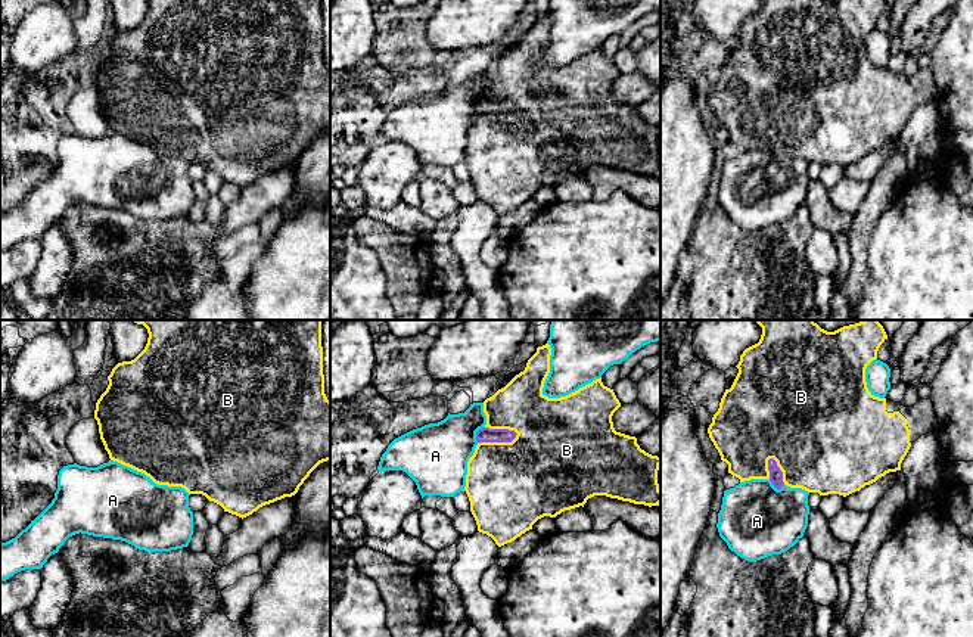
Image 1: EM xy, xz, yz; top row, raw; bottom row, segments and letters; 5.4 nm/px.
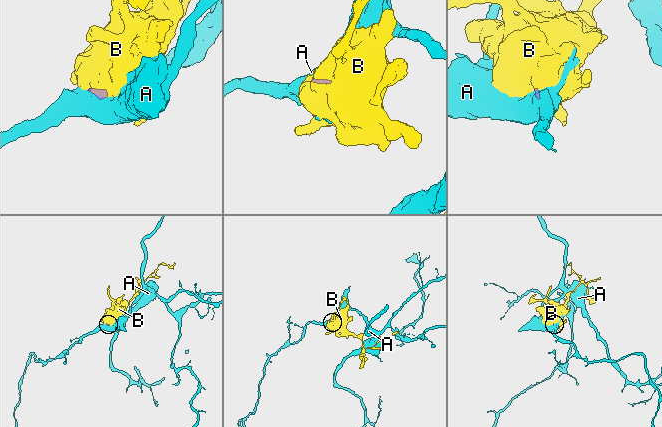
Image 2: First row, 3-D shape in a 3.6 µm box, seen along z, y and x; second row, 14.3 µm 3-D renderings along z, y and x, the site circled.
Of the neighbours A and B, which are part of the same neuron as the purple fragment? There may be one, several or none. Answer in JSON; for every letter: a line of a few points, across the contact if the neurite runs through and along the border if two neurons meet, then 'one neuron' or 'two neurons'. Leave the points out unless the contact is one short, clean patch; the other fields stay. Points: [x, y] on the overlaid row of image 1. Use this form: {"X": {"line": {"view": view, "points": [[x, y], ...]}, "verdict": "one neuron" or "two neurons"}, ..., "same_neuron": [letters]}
{"A": {"line": {"view": "xz", "points": [[484, 426], [476, 432], [478, 443]]}, "verdict": "two neurons"}, "B": {"line": {"view": "xz", "points": [[485, 434], [499, 441], [510, 453], [510, 485]]}, "verdict": "one neuron"}, "same_neuron": ["B"]}

